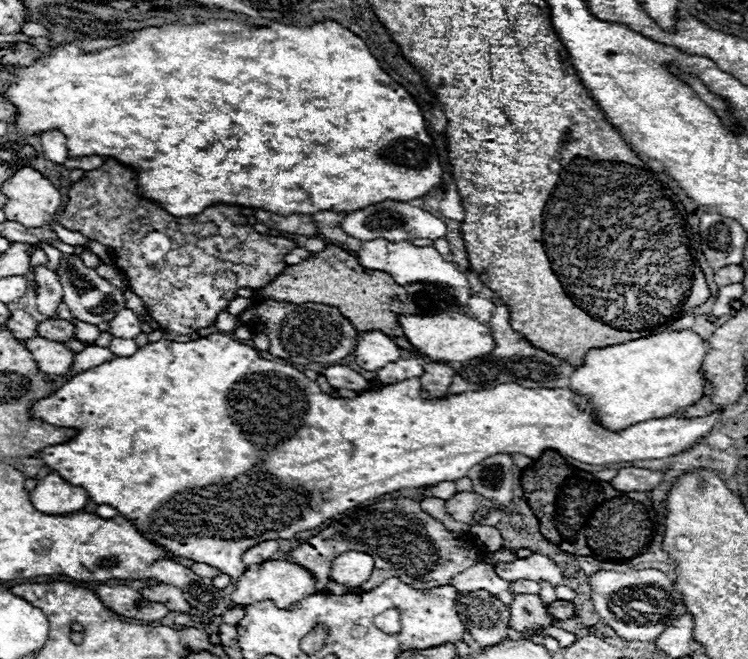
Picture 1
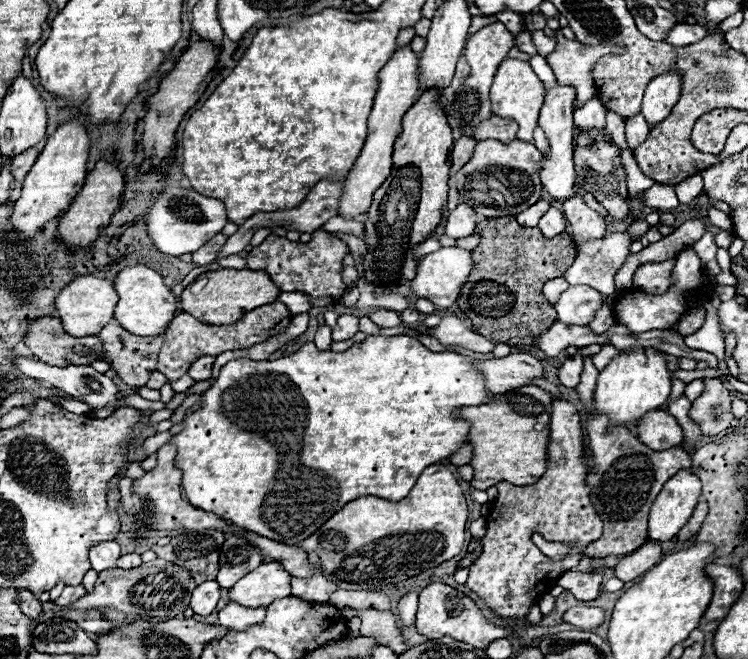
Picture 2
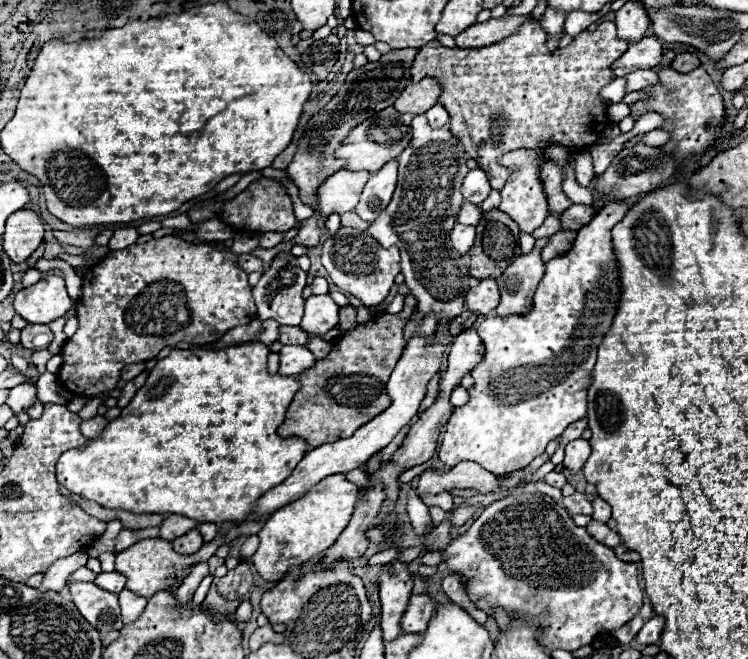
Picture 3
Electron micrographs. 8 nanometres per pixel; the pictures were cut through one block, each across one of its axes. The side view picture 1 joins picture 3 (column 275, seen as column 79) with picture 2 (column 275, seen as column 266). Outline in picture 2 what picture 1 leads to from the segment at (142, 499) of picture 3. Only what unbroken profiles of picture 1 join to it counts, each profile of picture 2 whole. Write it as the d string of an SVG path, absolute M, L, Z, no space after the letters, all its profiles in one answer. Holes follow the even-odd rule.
M368 336L364 342L354 344L346 352L320 352L316 350L312 342L308 342L298 352L272 360L272 362L250 360L250 358L230 360L226 366L222 366L216 382L202 394L200 398L202 406L184 418L184 430L176 434L170 444L178 446L176 466L182 470L182 490L192 506L206 512L214 512L216 516L226 518L228 522L244 530L294 546L304 542L310 534L314 534L344 504L360 496L370 494L370 496L386 498L392 502L402 500L412 490L412 486L416 484L424 468L446 460L448 456L458 452L464 444L468 444L470 424L468 420L458 416L458 408L472 406L472 404L488 404L492 402L492 398L494 396L486 390L484 376L474 366L474 360L450 350L432 352L424 344L420 344L416 338L410 338L410 336Z

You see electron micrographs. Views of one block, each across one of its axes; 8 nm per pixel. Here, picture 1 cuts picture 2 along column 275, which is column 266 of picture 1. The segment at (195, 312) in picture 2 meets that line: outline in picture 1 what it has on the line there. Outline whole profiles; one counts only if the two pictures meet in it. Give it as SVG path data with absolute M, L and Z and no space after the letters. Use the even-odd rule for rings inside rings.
M328 244L326 250L318 254L310 254L304 262L286 266L282 274L274 278L274 282L268 282L268 286L254 292L254 298L258 300L278 300L278 302L292 302L292 304L304 304L304 302L316 302L334 306L340 310L342 316L346 316L358 332L370 332L370 330L382 330L386 336L390 336L398 346L404 350L412 350L410 342L406 340L396 316L398 314L432 314L432 312L444 312L450 310L446 306L446 298L438 288L432 286L398 286L390 274L380 270L368 270L364 268L354 254L348 250Z

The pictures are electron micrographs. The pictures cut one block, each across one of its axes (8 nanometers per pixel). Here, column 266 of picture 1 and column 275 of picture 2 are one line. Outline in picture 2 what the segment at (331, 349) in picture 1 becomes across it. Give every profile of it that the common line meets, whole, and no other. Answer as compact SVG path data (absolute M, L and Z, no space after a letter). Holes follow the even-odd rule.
M276 300L272 304L264 304L260 308L254 308L254 310L246 312L238 322L228 324L228 326L204 324L204 322L196 320L194 316L182 312L172 320L170 330L164 334L164 344L158 354L156 370L162 372L170 382L174 382L174 380L182 378L184 374L188 374L188 370L196 358L218 356L228 350L244 350L244 348L252 348L256 344L268 342L272 336L282 334L288 328L290 320L292 320L292 314L280 300Z

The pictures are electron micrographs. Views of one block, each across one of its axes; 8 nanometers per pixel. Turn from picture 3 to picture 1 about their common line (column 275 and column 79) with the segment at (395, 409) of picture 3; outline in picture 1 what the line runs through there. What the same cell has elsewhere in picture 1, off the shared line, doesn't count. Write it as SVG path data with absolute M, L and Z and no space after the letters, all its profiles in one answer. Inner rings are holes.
M50 472L30 492L30 502L42 514L66 516L66 514L80 512L88 502L88 494L84 488L70 486L58 474Z

